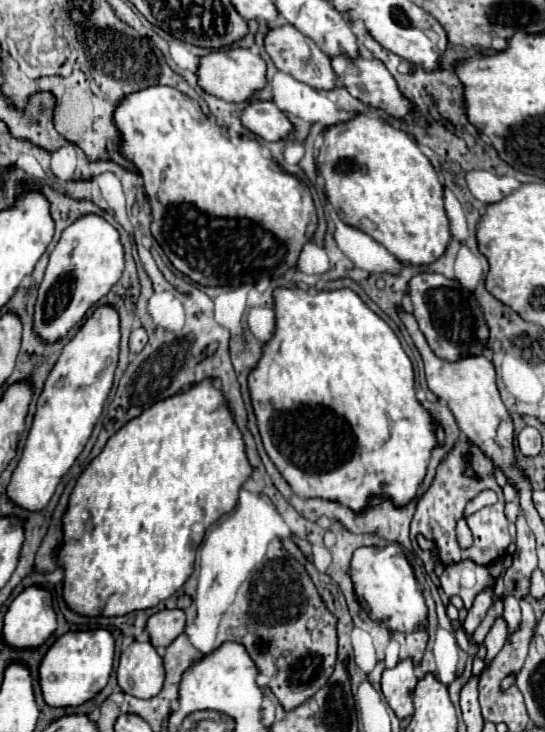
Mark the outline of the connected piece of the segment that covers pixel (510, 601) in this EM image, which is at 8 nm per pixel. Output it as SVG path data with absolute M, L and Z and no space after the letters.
M508 595L504 603L506 603L506 605L504 605L504 619L506 619L506 623L508 623L508 629L514 631L514 629L520 625L520 617L522 617L518 599L512 597L512 595Z

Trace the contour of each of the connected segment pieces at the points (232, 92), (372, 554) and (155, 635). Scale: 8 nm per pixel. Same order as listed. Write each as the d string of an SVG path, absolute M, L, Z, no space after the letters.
M234 47L228 51L216 49L208 55L200 57L198 65L198 87L202 87L208 95L220 97L224 101L246 101L250 95L264 87L266 83L266 63L264 59L254 51L246 47Z
M392 543L388 547L362 547L354 551L350 563L350 577L354 581L354 593L358 603L374 621L392 623L396 617L396 631L416 631L426 625L426 603L422 597L422 589L414 579L414 571L402 553L400 545Z
M172 609L172 611L158 611L154 613L148 623L146 623L146 631L150 635L150 643L156 649L164 649L168 647L180 633L184 633L184 625L186 625L186 615L180 609Z

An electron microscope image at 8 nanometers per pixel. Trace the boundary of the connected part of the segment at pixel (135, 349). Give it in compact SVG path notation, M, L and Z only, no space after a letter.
M136 327L134 331L132 331L132 335L130 335L130 353L132 355L136 355L136 353L140 353L142 349L144 349L144 345L146 345L146 341L148 341L148 337L146 337L146 331L142 329L142 327Z

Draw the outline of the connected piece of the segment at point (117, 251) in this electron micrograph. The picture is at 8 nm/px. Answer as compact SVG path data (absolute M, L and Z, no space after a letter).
M86 215L64 229L58 245L50 253L44 279L34 305L34 335L52 345L78 325L86 311L98 303L120 281L124 271L124 251L118 231L96 215Z

